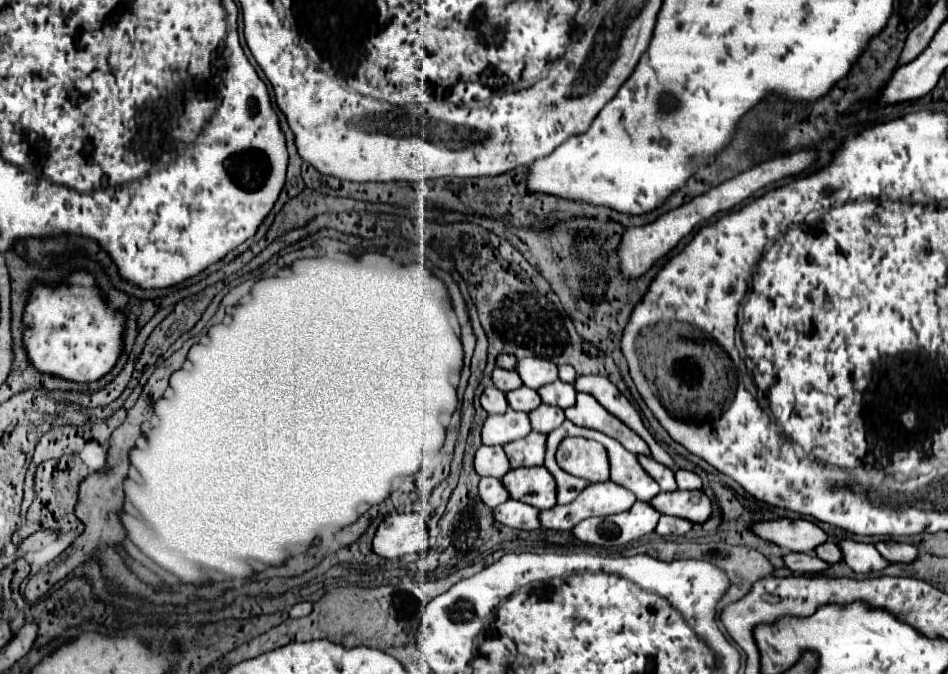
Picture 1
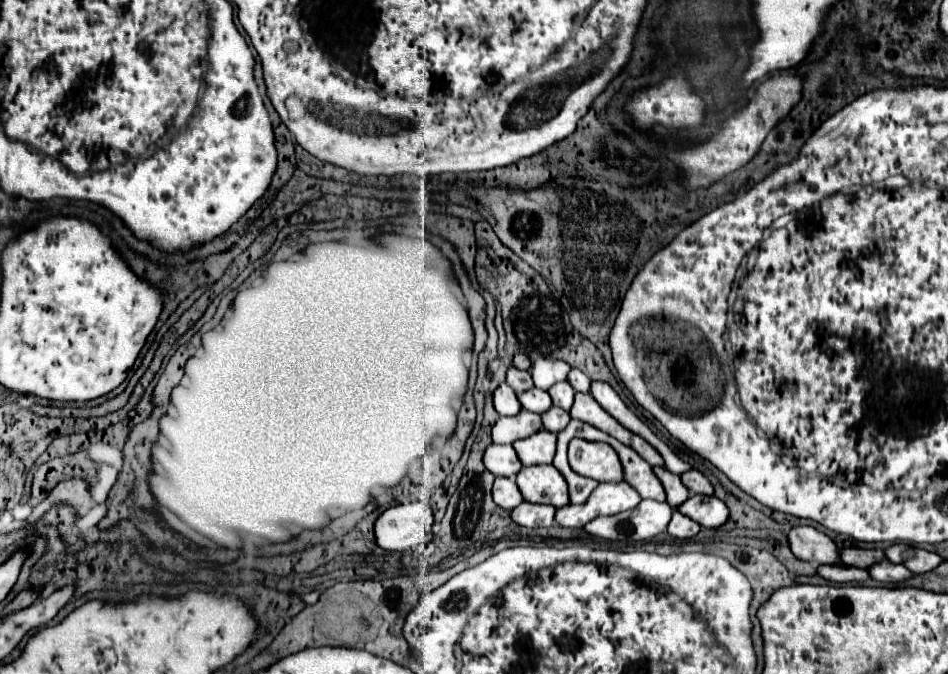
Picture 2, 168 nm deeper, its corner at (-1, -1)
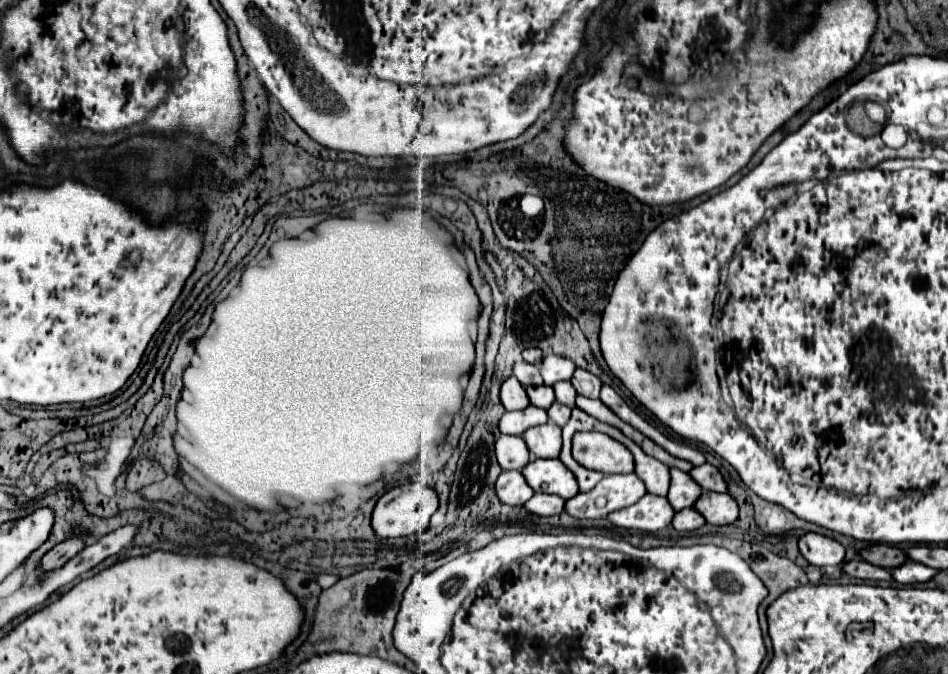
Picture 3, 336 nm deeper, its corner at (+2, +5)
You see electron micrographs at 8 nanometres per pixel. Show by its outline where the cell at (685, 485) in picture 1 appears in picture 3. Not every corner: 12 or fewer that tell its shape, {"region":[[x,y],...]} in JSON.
{"region":[[705,463],[689,475],[705,489],[727,493],[717,467]]}

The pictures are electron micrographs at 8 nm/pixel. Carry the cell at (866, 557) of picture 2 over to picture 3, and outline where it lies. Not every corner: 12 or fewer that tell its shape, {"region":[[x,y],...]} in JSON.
{"region":[[891,545],[863,549],[865,561],[889,571],[907,563],[905,551]]}

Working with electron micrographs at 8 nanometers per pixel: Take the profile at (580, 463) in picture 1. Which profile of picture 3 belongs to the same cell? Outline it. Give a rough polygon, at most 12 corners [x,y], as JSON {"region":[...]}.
{"region":[[575,433],[573,457],[601,473],[633,473],[631,451],[605,433]]}

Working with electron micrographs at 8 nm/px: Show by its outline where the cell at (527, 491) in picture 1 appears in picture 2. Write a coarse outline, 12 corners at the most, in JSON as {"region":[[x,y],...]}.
{"region":[[554,465],[522,467],[528,503],[564,507],[568,485]]}

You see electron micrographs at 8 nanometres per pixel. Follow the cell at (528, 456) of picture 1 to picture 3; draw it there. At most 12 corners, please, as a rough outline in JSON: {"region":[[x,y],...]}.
{"region":[[551,421],[523,435],[533,457],[555,459],[561,427]]}

